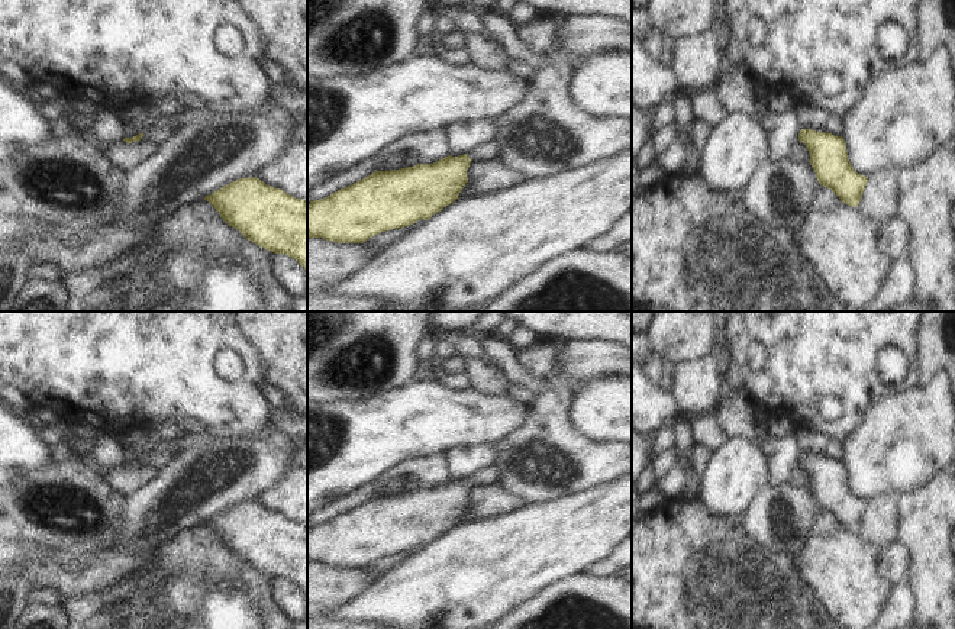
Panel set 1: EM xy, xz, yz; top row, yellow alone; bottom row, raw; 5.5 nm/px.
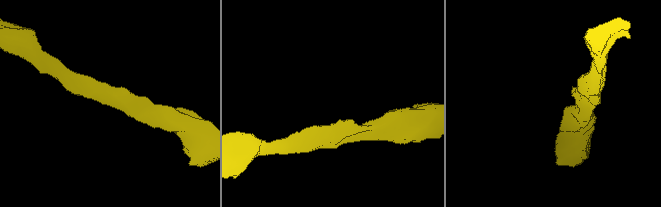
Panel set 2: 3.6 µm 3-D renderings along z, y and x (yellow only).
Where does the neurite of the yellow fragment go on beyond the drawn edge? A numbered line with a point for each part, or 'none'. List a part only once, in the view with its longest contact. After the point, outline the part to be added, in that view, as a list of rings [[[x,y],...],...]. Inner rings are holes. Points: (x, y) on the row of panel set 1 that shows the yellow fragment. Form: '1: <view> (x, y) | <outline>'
none

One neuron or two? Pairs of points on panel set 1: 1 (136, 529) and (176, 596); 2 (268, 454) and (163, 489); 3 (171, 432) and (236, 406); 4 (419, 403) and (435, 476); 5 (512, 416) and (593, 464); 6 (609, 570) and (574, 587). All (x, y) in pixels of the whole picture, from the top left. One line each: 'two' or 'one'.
1: two
2: one
3: two
4: two
5: two
6: two

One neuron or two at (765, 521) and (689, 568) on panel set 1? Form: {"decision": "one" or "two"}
{"decision": "two"}

